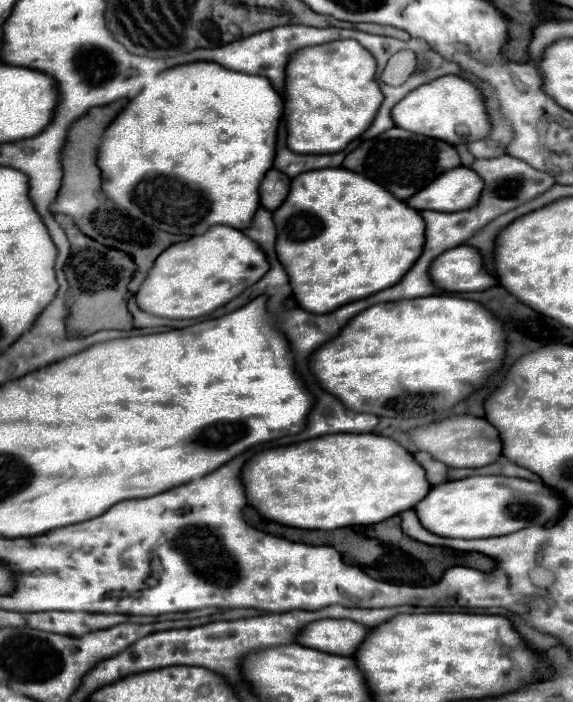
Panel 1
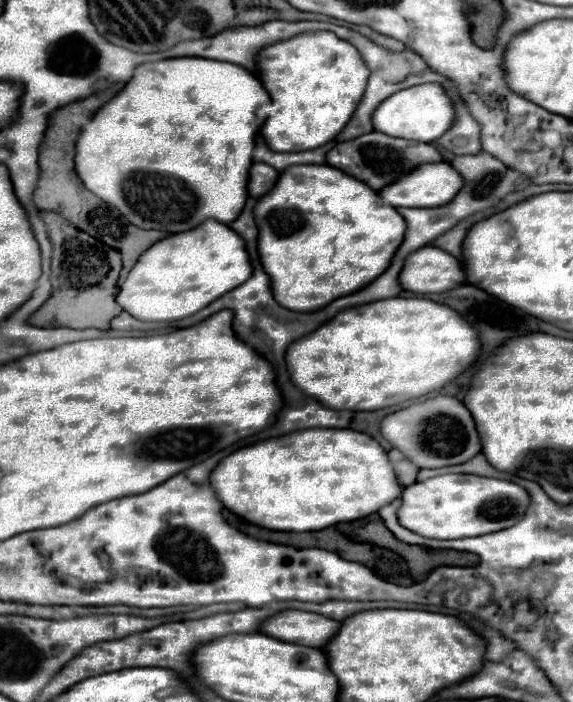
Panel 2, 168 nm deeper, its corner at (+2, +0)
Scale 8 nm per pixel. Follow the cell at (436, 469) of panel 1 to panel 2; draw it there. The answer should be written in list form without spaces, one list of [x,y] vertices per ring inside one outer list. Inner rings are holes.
[[[390,450],[388,456],[390,456],[390,462],[392,462],[392,466],[394,466],[396,474],[398,474],[400,484],[404,484],[404,486],[414,484],[416,478],[418,478],[420,468],[416,468],[416,464],[412,464],[410,460],[406,460],[400,450]]]

